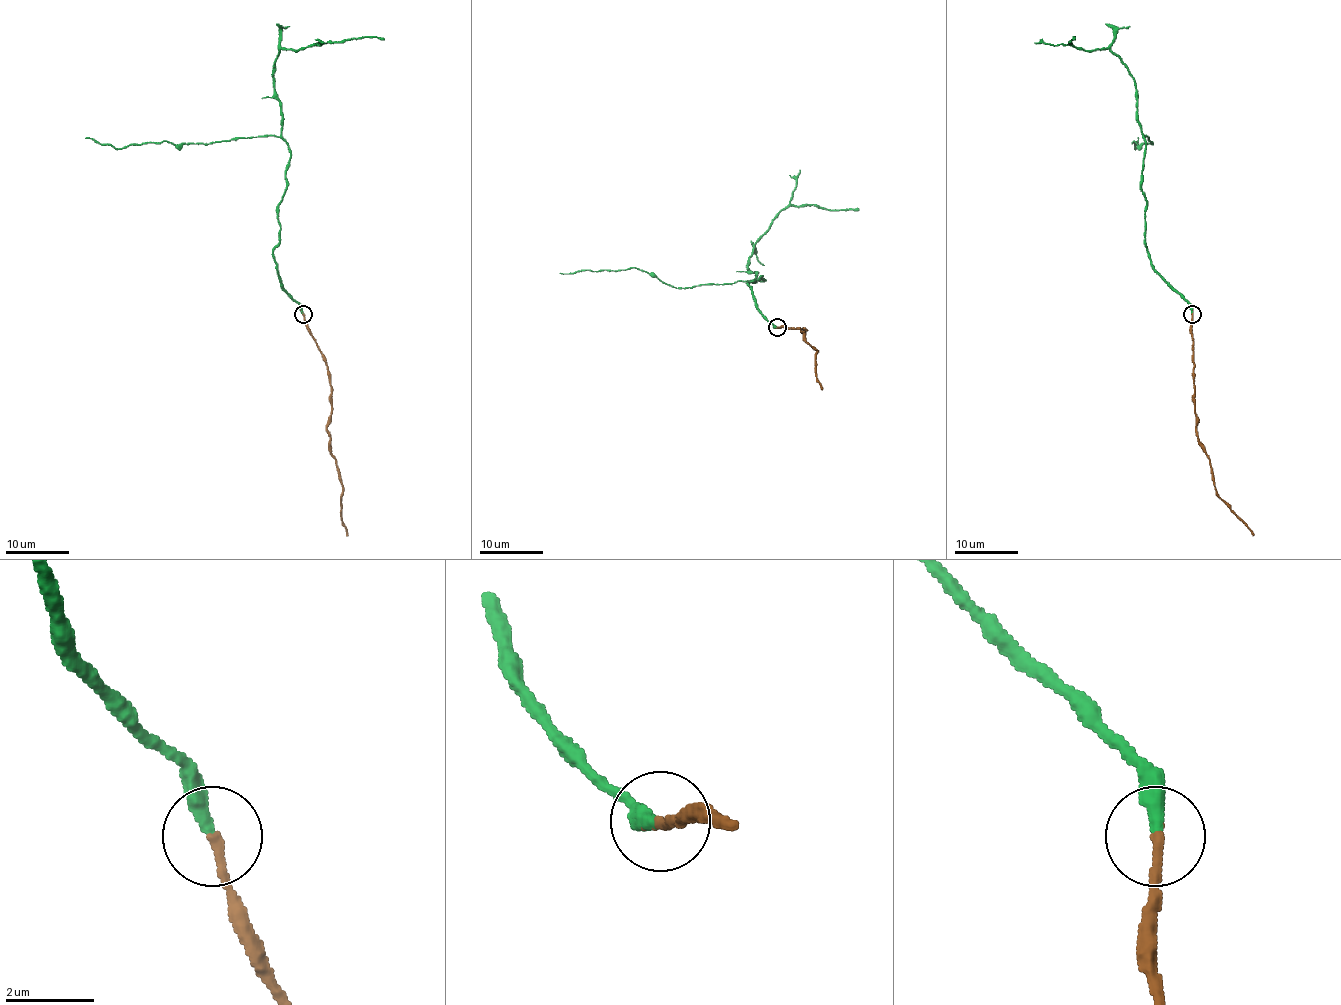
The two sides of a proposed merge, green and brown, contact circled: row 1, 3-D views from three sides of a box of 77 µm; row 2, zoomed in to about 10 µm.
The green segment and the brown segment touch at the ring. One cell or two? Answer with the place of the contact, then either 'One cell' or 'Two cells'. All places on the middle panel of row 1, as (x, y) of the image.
Place: (777, 327). One cell

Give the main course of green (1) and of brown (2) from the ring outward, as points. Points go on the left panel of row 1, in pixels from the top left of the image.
1: (303, 313), (283, 286), (273, 257), (291, 149), (281, 134), (273, 62), (281, 49), (363, 37), (384, 40)
2: (303, 314), (327, 366), (332, 406), (327, 433), (336, 461), (343, 494), (341, 522), (347, 535)

